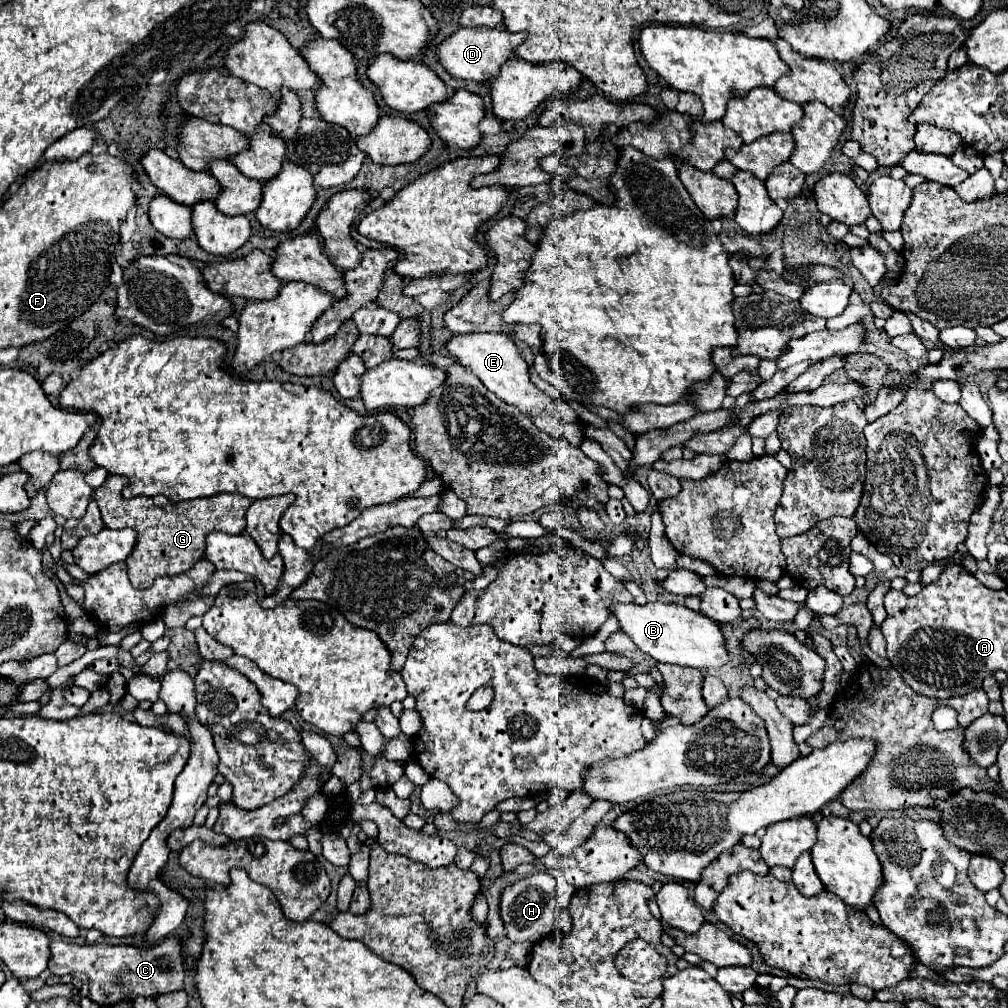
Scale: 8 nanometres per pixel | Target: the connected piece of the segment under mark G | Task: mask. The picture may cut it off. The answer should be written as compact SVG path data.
M107 476L107 480L95 490L93 498L101 510L103 524L107 528L133 528L137 532L137 544L133 552L127 556L127 574L135 588L149 588L155 578L159 576L175 576L187 572L197 560L203 558L205 552L205 536L209 532L225 532L225 534L243 534L245 532L245 512L251 506L251 500L231 492L231 494L215 494L203 500L191 500L191 502L167 502L165 506L157 506L153 498L147 496L135 496L125 500L121 496L121 490L127 486L125 476Z

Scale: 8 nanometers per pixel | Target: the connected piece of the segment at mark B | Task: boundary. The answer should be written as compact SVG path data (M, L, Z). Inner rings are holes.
M617 602L609 606L609 614L617 618L619 630L629 636L641 652L657 662L691 668L719 668L729 662L729 654L725 650L725 636L717 622L703 616L701 612L689 610L687 606L665 602L647 602L643 606Z

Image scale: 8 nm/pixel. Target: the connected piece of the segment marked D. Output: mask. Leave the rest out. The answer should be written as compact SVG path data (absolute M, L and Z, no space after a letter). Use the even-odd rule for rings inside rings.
M459 28L449 38L445 38L441 44L437 44L437 58L441 66L455 78L463 80L475 80L481 84L489 84L491 78L499 74L501 64L505 64L513 50L525 40L527 36L523 32L507 32L501 28Z

